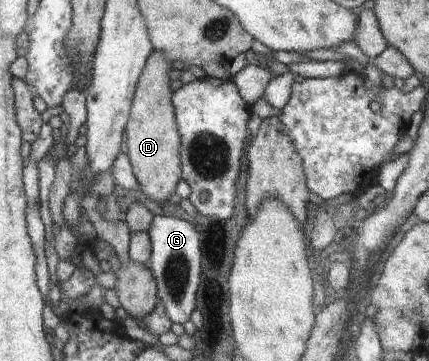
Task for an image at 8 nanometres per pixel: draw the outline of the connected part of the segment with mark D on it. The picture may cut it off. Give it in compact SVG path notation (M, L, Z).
M155 51L148 58L136 86L135 100L132 101L131 116L128 118L128 158L136 175L141 193L155 202L169 200L177 182L181 180L179 168L179 130L175 104L171 104L169 90L169 62Z

